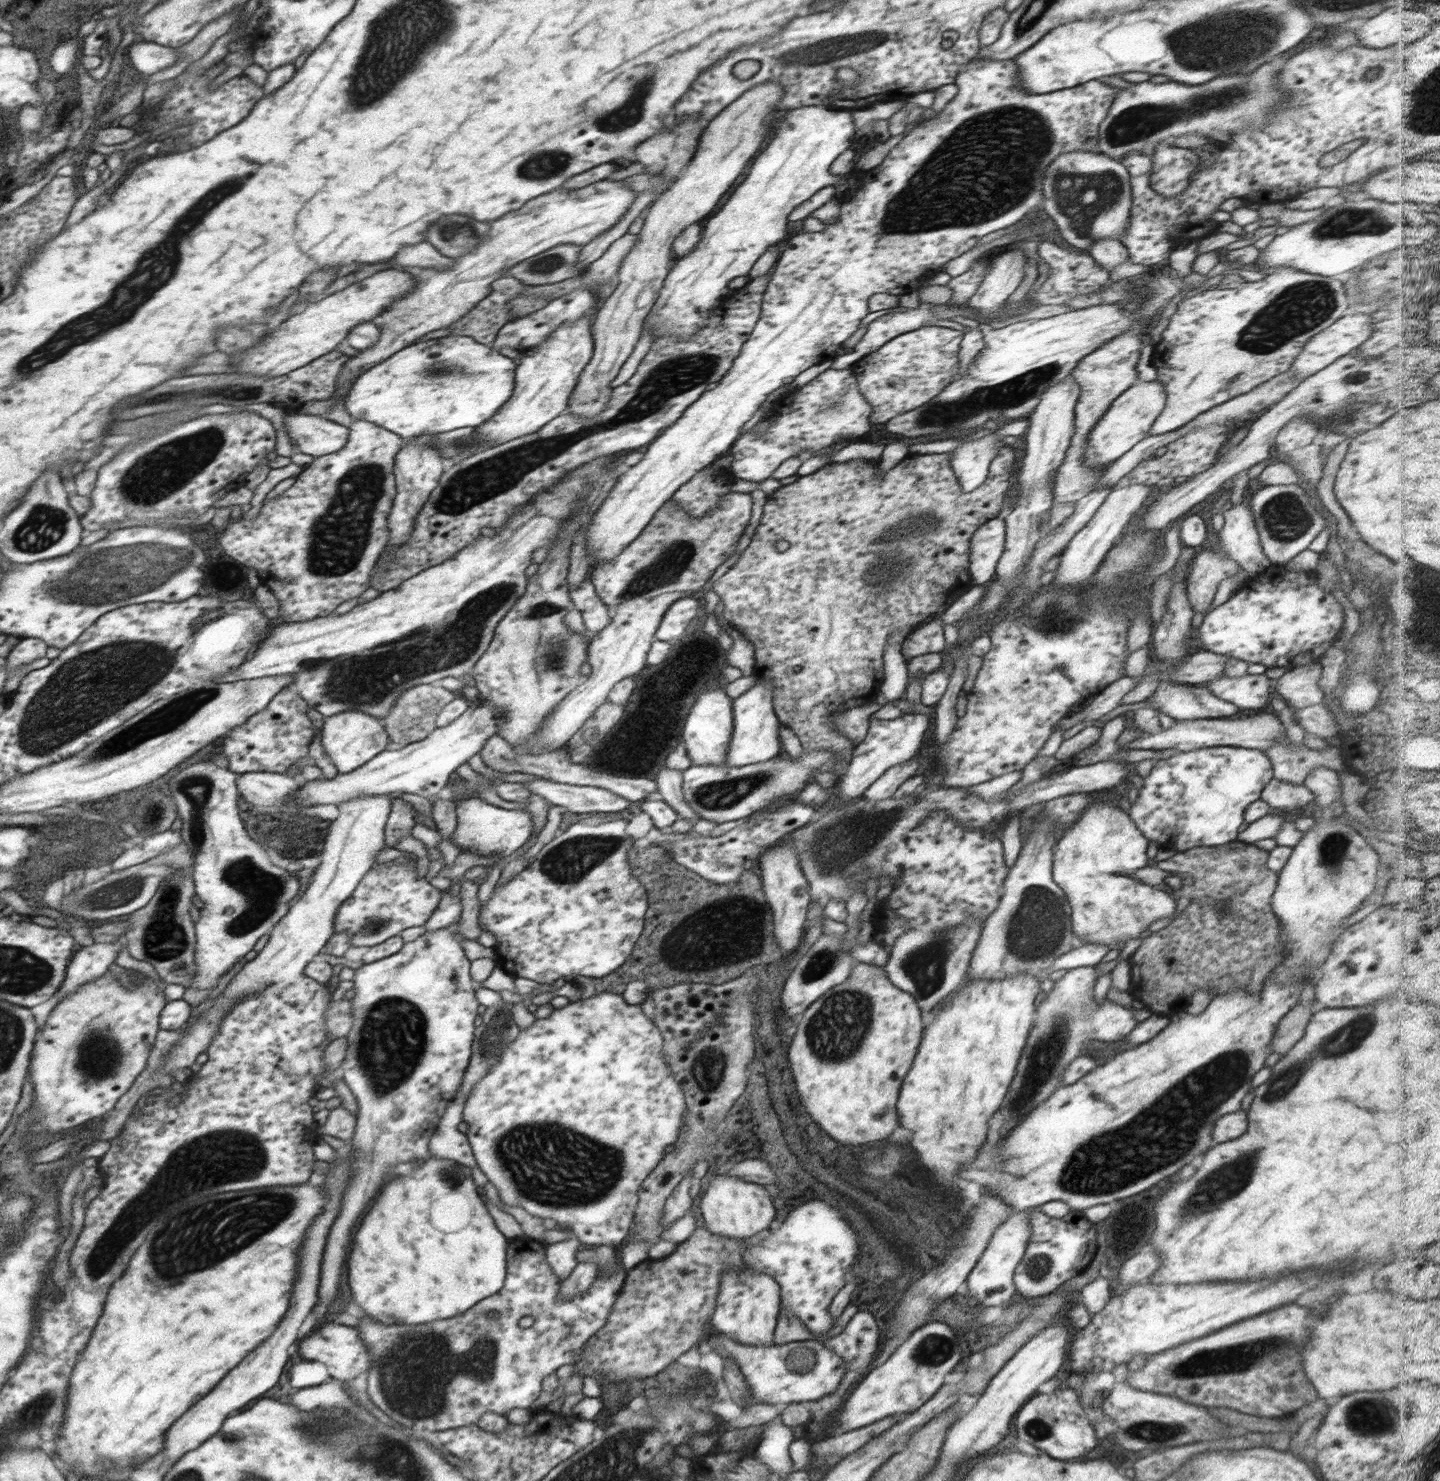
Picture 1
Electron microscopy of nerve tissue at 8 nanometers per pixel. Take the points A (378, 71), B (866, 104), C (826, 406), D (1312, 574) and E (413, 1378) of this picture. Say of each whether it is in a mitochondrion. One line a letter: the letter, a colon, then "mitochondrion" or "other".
A: mitochondrion
B: other
C: mitochondrion
D: other
E: mitochondrion

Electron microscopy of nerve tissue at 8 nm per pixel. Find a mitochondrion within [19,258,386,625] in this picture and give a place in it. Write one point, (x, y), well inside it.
(122, 571)

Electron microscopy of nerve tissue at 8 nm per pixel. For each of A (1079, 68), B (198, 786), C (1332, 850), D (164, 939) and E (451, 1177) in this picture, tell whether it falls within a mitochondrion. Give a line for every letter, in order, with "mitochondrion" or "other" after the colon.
A: other
B: mitochondrion
C: mitochondrion
D: mitochondrion
E: mitochondrion

